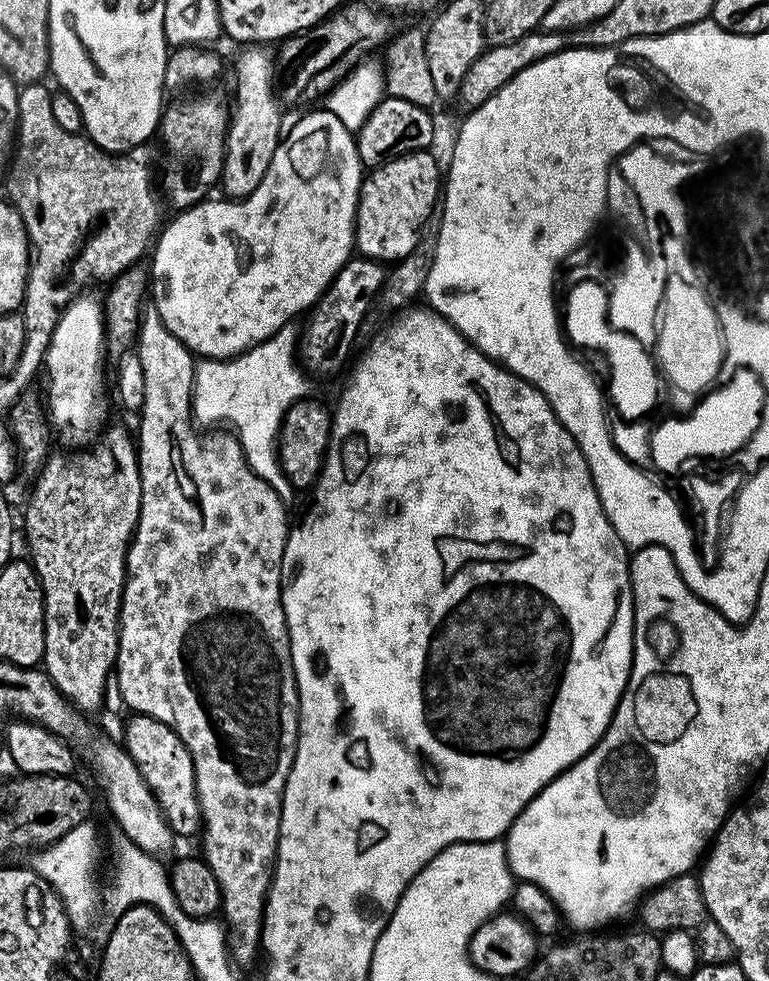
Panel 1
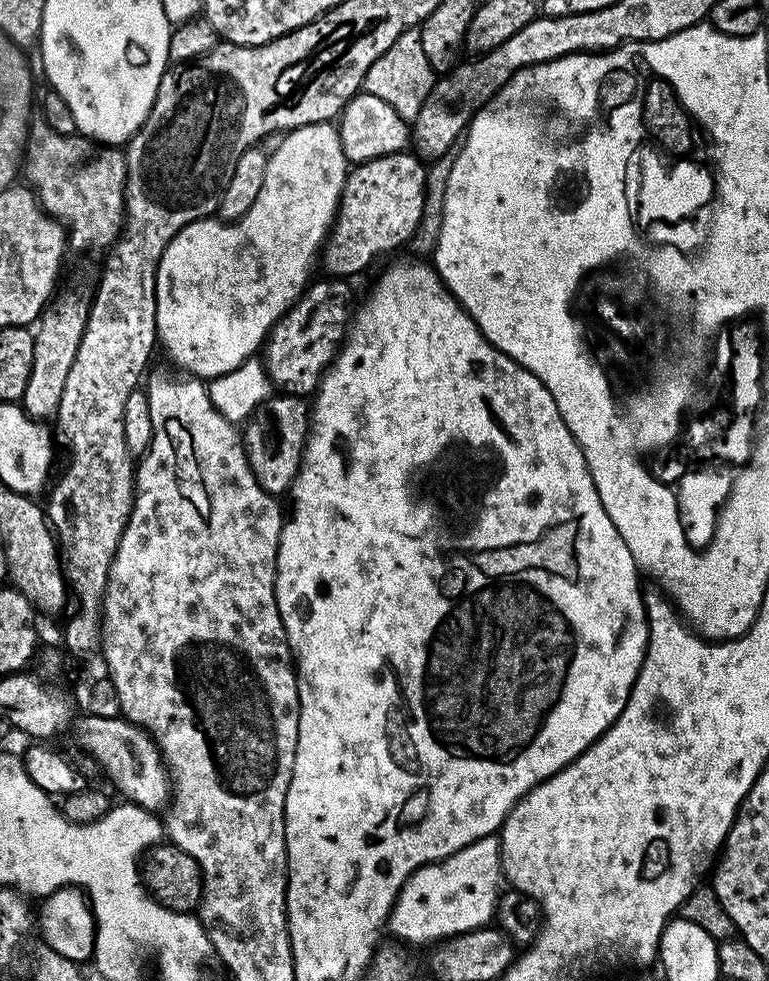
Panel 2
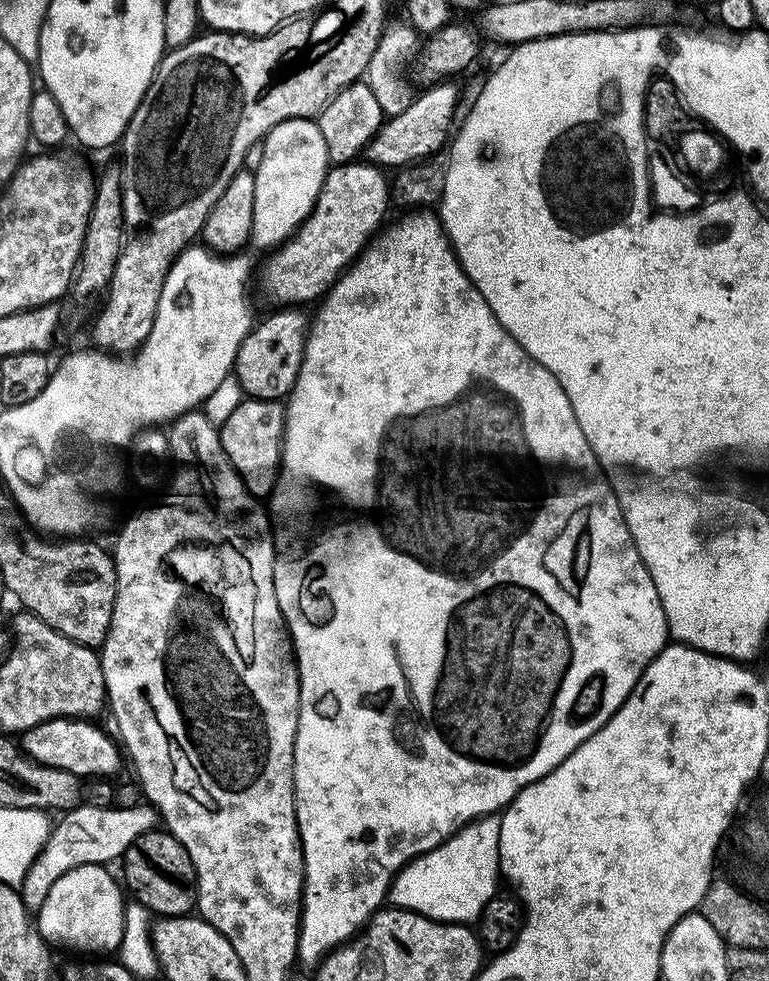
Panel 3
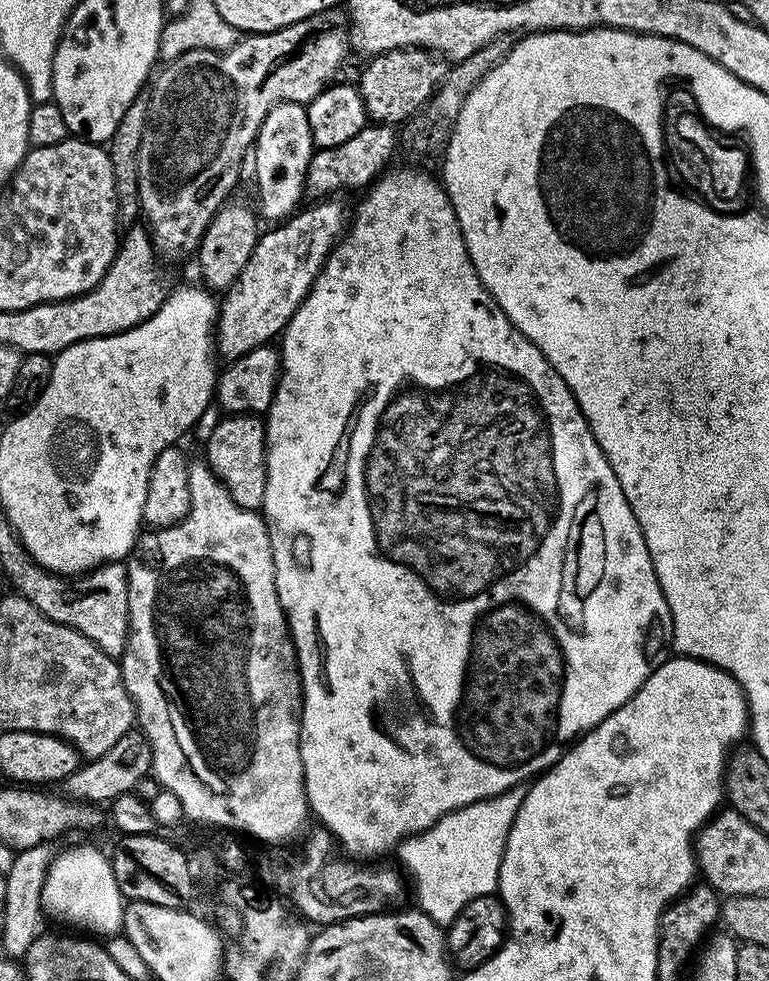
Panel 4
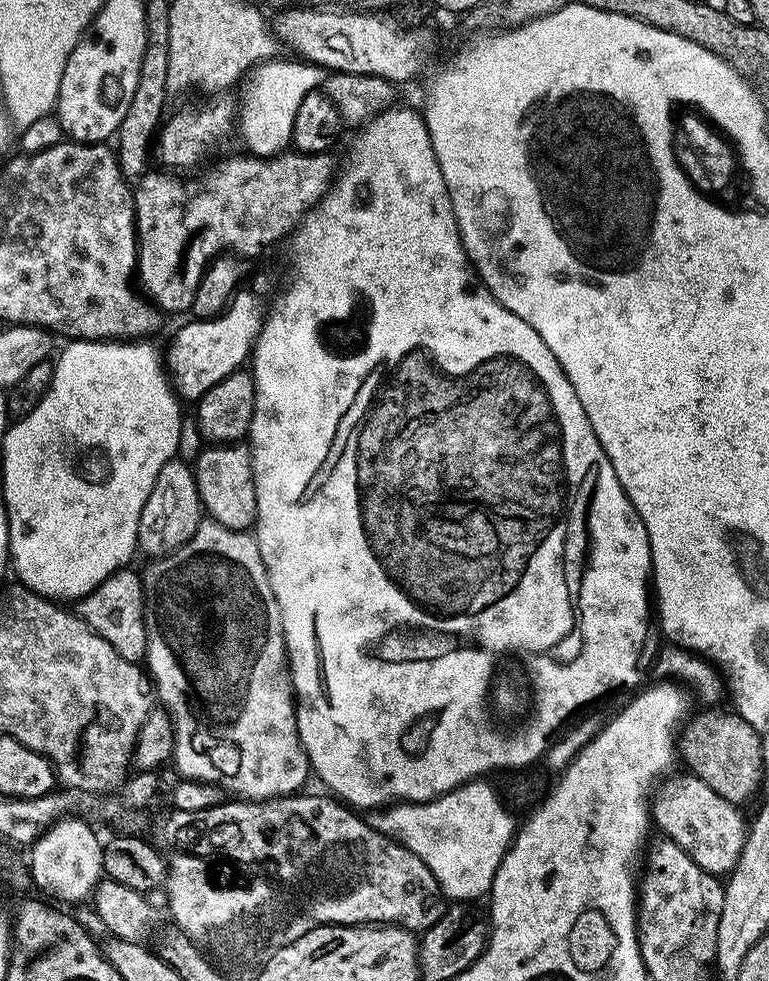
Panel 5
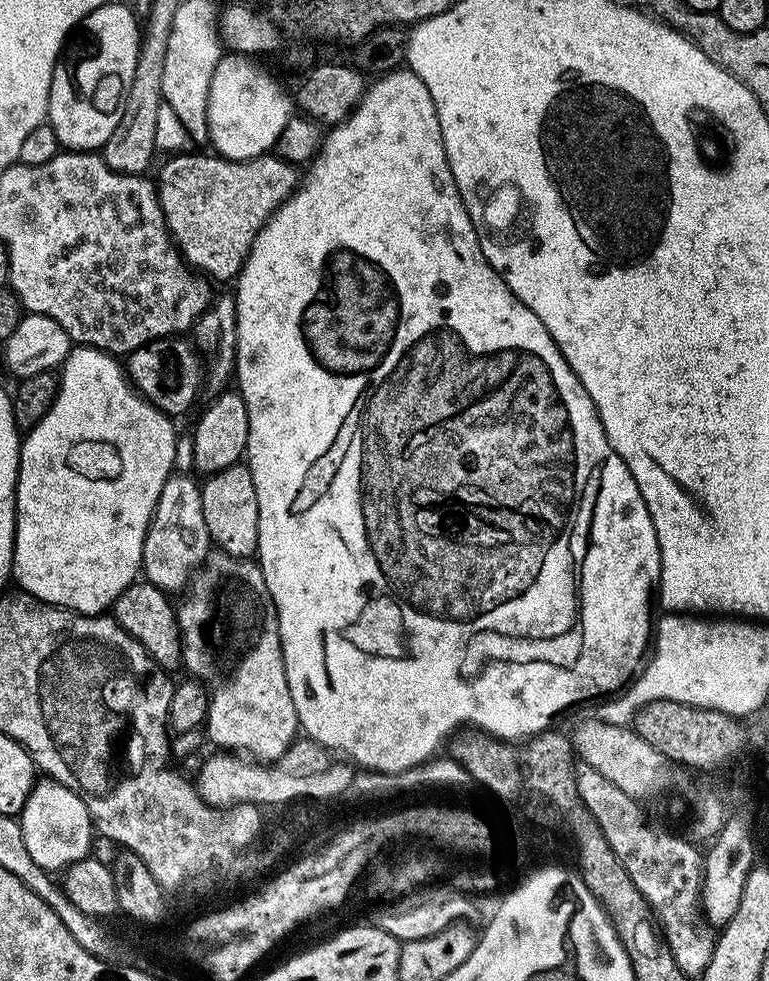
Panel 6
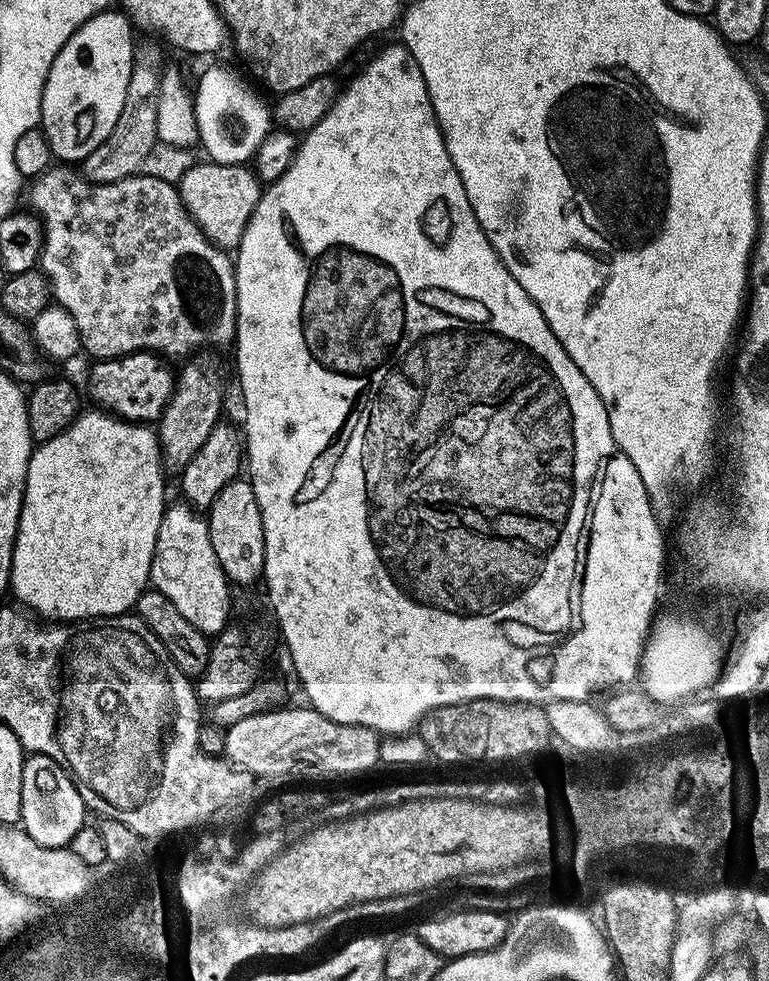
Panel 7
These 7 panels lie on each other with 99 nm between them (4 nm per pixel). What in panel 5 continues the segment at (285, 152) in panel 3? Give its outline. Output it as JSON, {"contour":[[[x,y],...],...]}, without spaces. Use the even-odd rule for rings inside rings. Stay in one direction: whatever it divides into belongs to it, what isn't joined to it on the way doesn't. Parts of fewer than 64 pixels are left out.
{"contour":[[[296,58],[282,59],[266,59],[247,73],[248,85],[244,88],[244,101],[241,99],[238,104],[238,132],[244,136],[252,132],[252,119],[260,120],[264,112],[272,112],[272,128],[264,132],[264,148],[268,154],[287,149],[291,145],[294,114],[298,114],[298,105],[308,92],[319,89],[322,84],[322,72],[316,65]]]}

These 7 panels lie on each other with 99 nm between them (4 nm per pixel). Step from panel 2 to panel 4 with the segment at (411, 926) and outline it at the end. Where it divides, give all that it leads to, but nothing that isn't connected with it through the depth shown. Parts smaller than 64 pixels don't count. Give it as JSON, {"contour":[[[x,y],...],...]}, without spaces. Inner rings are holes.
{"contour":[[[517,786],[514,788],[507,788],[500,796],[489,796],[486,800],[479,800],[473,804],[468,804],[464,808],[459,808],[454,810],[450,814],[446,814],[439,822],[434,826],[430,826],[425,830],[425,832],[418,832],[415,836],[408,836],[405,840],[400,841],[398,845],[398,853],[400,852],[400,860],[402,863],[408,867],[408,872],[412,875],[412,884],[416,887],[416,900],[418,903],[419,911],[425,912],[431,920],[435,920],[437,924],[441,926],[447,926],[464,911],[466,905],[469,904],[474,898],[479,896],[491,896],[497,891],[498,885],[500,883],[500,860],[504,857],[504,847],[508,841],[508,835],[512,829],[512,823],[514,818],[518,814],[518,810],[522,806],[524,801],[525,789],[523,787]]]}

